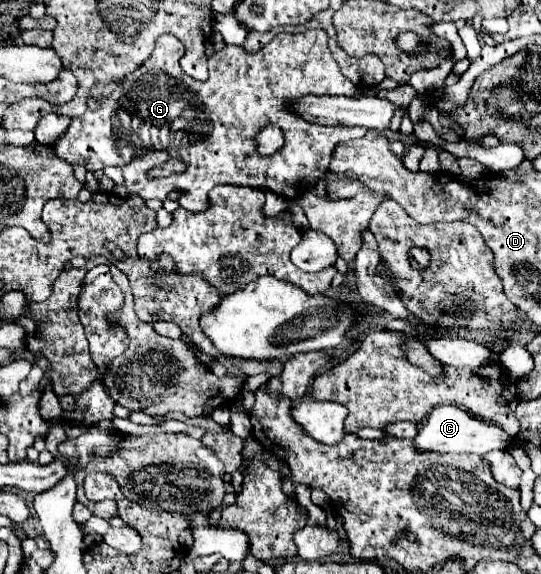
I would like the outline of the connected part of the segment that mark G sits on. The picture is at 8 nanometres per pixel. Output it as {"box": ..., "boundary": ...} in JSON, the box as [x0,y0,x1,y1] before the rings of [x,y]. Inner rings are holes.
{"box":[53,28,365,210],"boundary":[[[311,28],[303,34],[277,34],[265,48],[255,54],[245,52],[243,46],[229,46],[209,60],[209,80],[193,80],[187,76],[179,60],[183,56],[183,46],[175,38],[175,76],[163,74],[163,86],[145,86],[145,82],[125,80],[117,86],[111,96],[97,100],[97,110],[87,110],[83,116],[71,120],[67,132],[53,144],[53,152],[69,162],[71,166],[83,166],[89,172],[103,170],[107,166],[119,166],[129,182],[129,192],[139,194],[145,200],[157,198],[165,200],[171,192],[179,194],[181,206],[187,210],[205,210],[207,192],[221,184],[241,184],[269,188],[285,198],[297,198],[307,190],[307,182],[319,180],[325,176],[331,160],[331,152],[339,142],[349,142],[365,136],[365,128],[345,128],[345,126],[321,126],[305,122],[301,116],[291,112],[295,100],[303,96],[359,96],[361,90],[341,74],[339,64],[335,62],[329,44],[329,36],[321,28]],[[265,124],[277,124],[285,132],[283,148],[273,156],[259,156],[253,150],[253,138],[259,128]],[[169,158],[185,162],[187,170],[183,174],[173,174],[169,178],[149,178],[149,172]]]}

